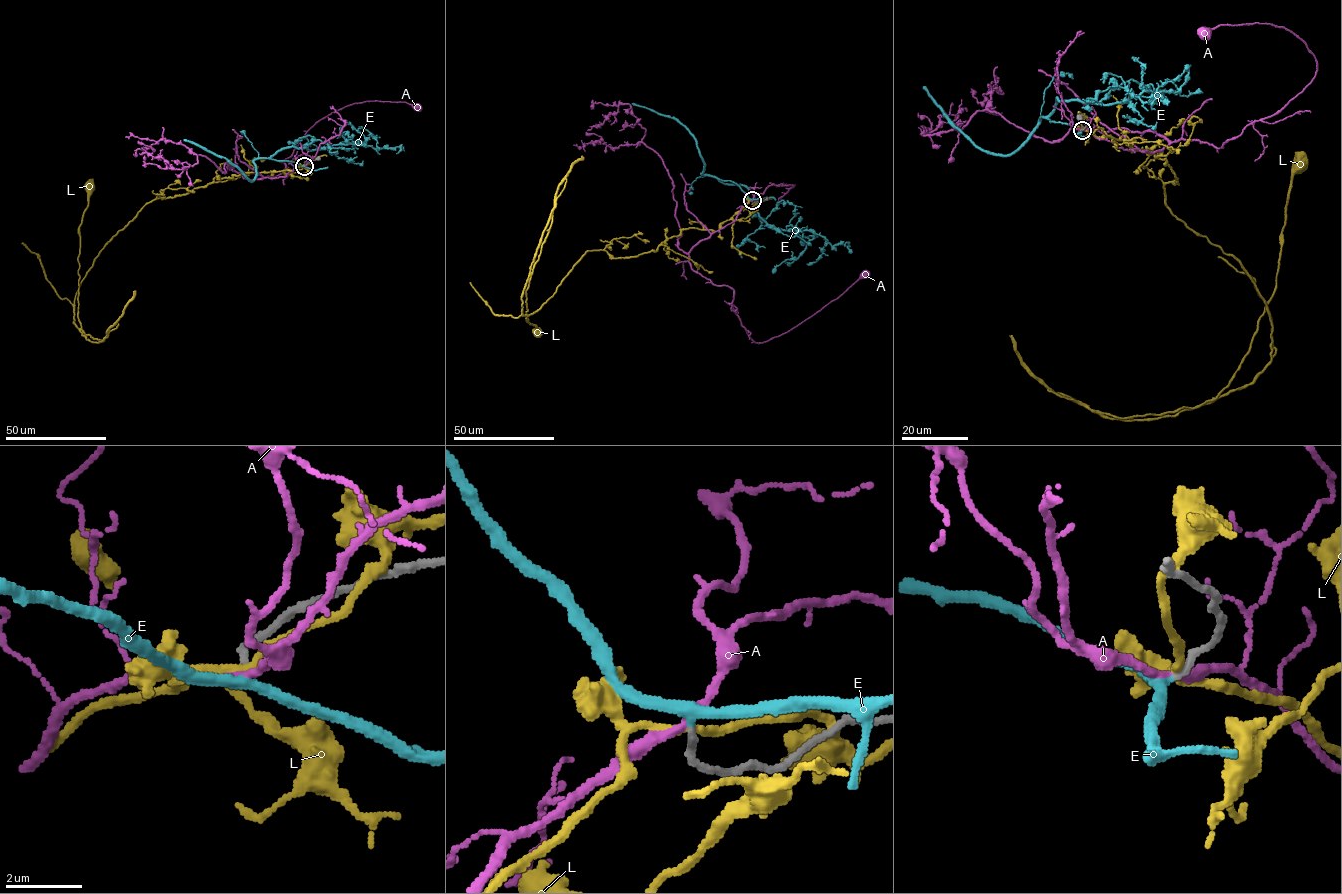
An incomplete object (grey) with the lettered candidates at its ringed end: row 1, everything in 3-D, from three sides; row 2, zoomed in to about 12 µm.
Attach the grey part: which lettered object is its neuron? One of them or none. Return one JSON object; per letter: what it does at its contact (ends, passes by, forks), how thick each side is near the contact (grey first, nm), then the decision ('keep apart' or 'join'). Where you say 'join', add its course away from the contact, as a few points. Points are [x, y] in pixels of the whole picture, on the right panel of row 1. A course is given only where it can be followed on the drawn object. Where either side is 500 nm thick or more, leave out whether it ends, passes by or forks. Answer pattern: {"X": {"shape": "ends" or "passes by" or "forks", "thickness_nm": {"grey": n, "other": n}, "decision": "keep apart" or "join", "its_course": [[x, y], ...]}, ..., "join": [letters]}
{"A": {"shape": "passes by", "thickness_nm": {"grey": 200, "other": 200}, "decision": "keep apart"}, "E": {"shape": "passes by", "thickness_nm": {"grey": 190, "other": 280}, "decision": "join", "its_course": [[1082, 130], [1050, 121], [1057, 98], [1106, 104], [1147, 91], [1181, 96], [1202, 91]]}, "L": {"shape": "passes by", "thickness_nm": {"grey": 200, "other": 200}, "decision": "keep apart"}, "join": ["E"]}

